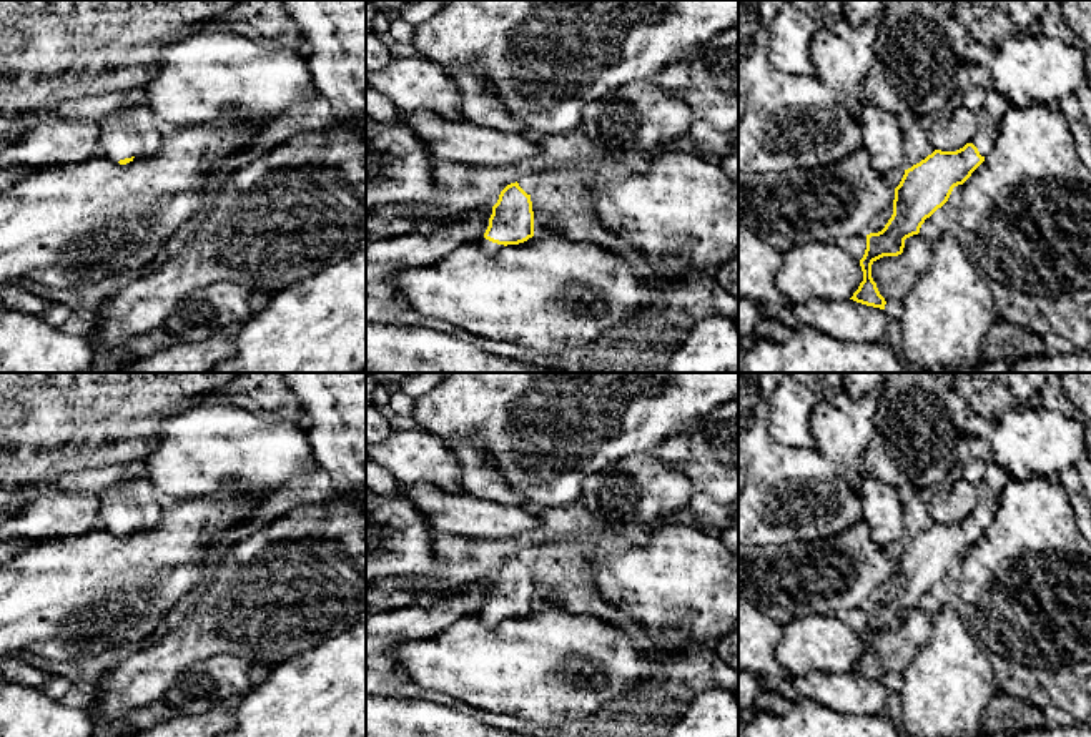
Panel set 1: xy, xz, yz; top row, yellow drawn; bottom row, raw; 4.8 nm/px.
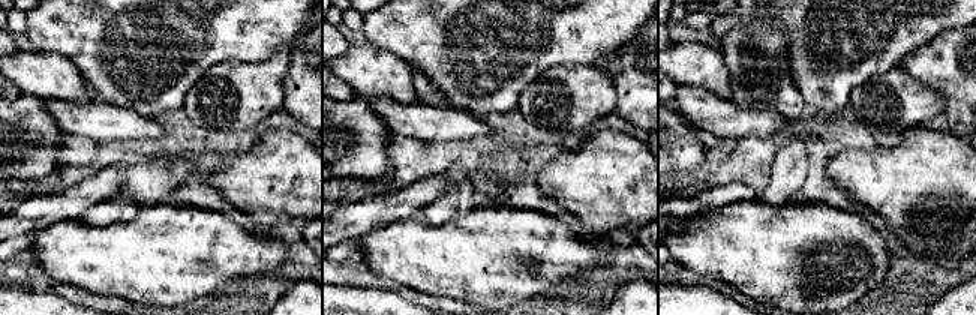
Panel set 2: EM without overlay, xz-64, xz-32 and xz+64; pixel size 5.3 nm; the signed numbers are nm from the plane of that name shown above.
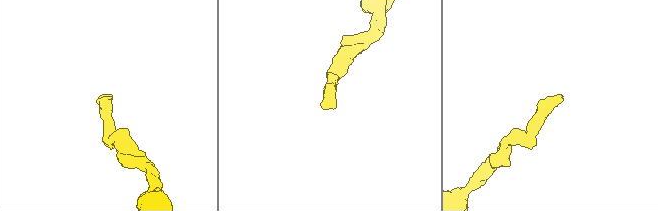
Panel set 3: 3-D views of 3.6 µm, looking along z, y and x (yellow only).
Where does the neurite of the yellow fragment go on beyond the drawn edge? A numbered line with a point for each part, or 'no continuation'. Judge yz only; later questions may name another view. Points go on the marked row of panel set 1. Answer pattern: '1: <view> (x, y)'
1: yz (995, 105)

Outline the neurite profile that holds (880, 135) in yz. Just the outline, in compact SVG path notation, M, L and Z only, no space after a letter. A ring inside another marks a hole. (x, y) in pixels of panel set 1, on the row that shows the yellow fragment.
M863 100L858 123L860 141L871 168L881 176L891 170L903 168L905 138L898 116Z

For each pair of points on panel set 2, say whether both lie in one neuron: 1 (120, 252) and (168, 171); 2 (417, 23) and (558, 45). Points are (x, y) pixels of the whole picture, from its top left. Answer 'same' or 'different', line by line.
1: different
2: same

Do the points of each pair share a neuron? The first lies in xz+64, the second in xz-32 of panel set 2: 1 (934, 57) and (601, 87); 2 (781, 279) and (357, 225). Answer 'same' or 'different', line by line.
1: different
2: different

